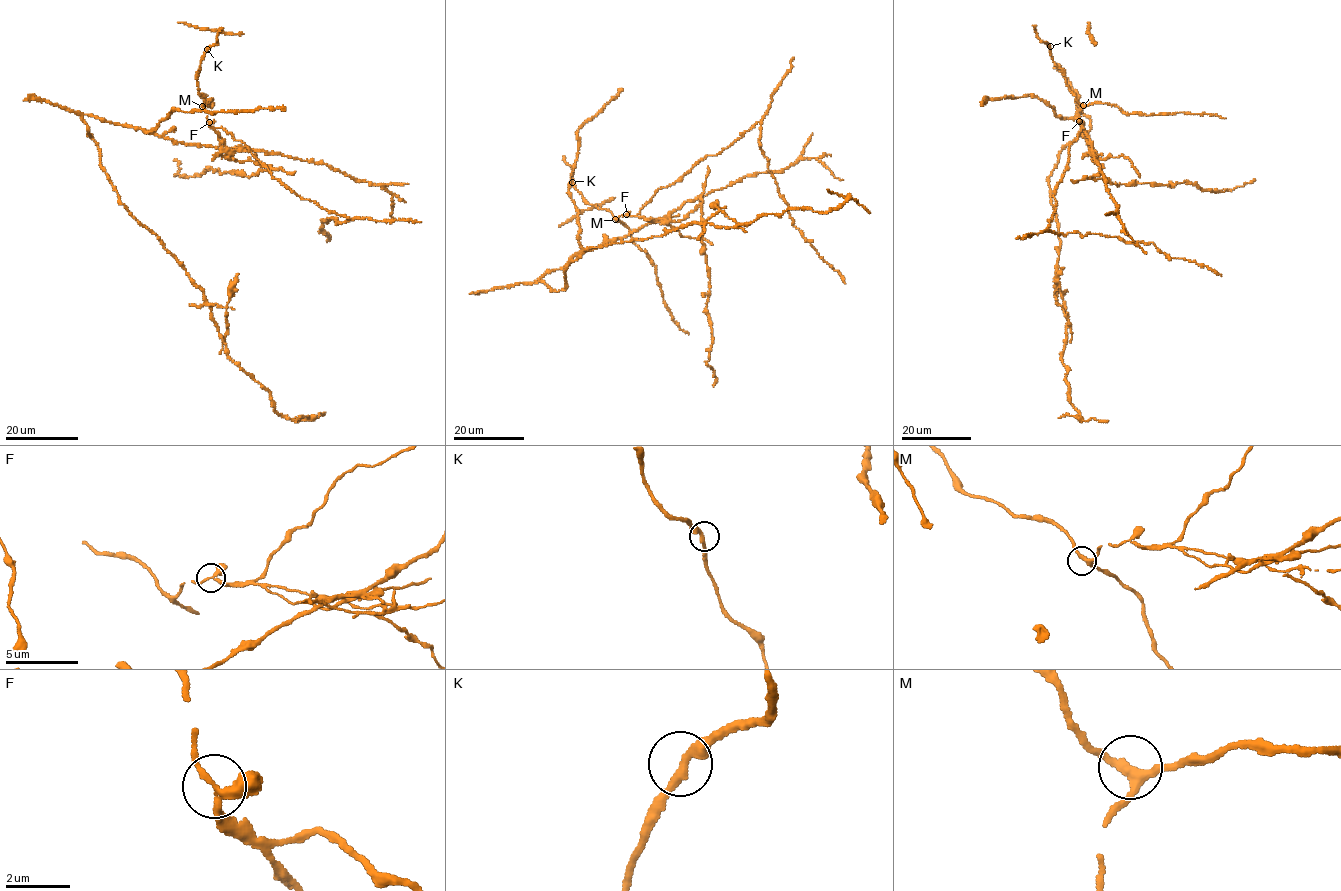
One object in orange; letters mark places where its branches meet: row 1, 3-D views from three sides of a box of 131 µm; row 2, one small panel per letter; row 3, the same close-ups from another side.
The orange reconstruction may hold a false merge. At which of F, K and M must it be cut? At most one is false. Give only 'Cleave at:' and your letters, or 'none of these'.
Cleave at: F

